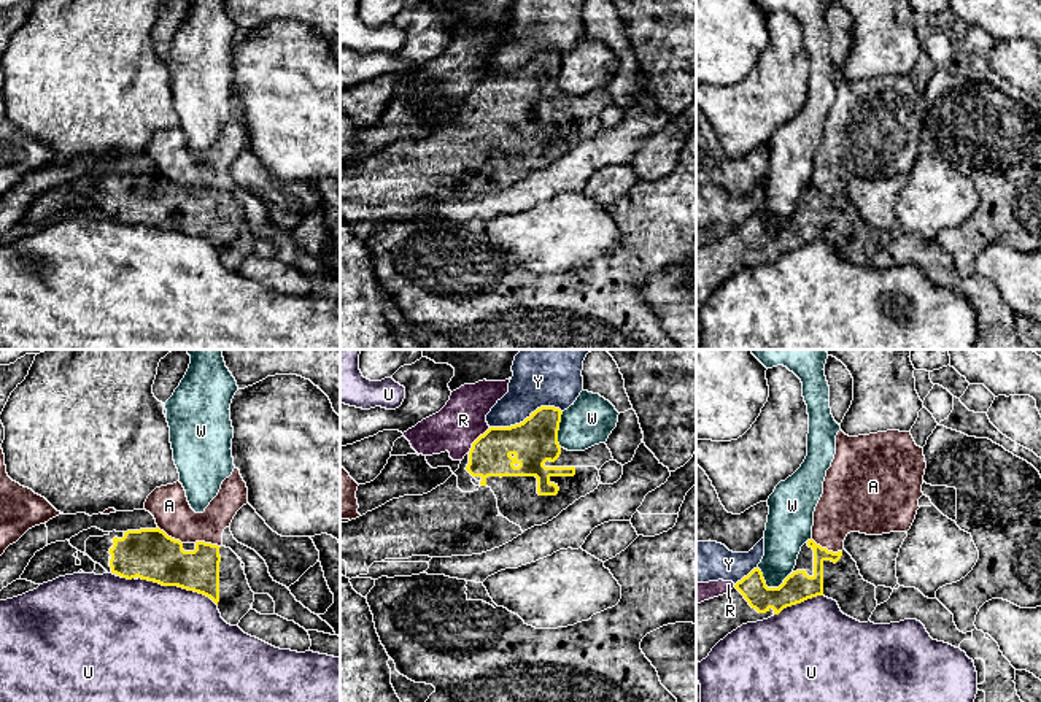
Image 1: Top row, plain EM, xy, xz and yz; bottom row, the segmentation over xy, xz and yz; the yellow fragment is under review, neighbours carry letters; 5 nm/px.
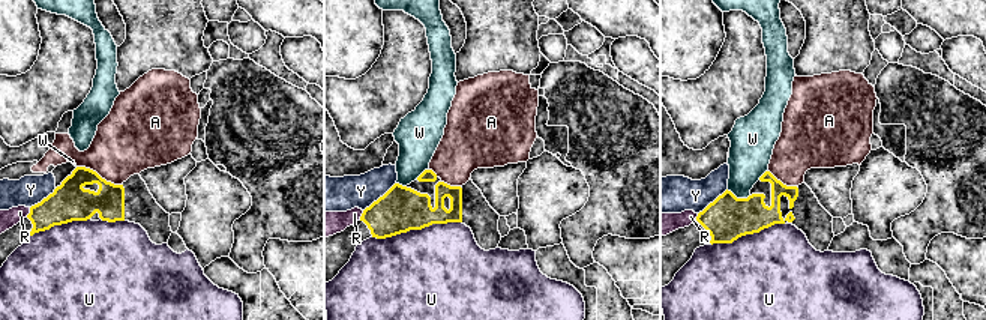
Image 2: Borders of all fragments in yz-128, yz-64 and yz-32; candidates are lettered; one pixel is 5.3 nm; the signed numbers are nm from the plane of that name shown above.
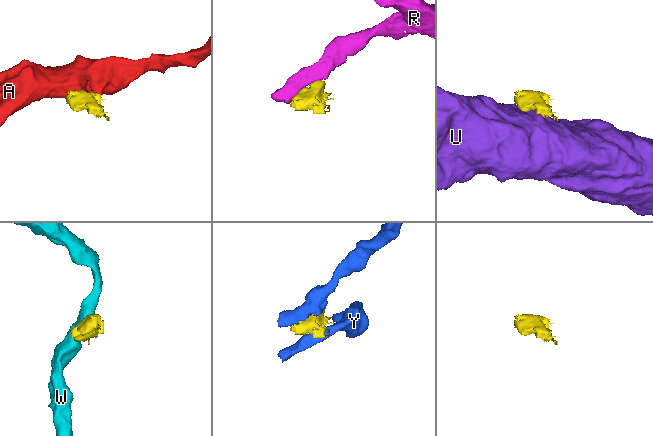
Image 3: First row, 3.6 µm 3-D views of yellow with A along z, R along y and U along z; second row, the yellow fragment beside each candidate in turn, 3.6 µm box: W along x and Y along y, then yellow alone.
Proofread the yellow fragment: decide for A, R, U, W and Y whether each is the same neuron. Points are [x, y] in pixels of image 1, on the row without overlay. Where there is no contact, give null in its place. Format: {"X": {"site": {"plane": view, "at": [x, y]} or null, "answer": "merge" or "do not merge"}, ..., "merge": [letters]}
{"A": {"site": {"plane": "yz", "at": [825, 192]}, "answer": "do not merge"}, "R": {"site": {"plane": "xz", "at": [477, 83]}, "answer": "do not merge"}, "U": {"site": {"plane": "xy", "at": [178, 231]}, "answer": "do not merge"}, "W": {"site": {"plane": "yz", "at": [771, 232]}, "answer": "do not merge"}, "Y": {"site": {"plane": "xz", "at": [526, 62]}, "answer": "do not merge"}, "merge": []}

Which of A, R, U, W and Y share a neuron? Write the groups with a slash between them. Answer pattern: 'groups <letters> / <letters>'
groups A / R / U / W / Y

